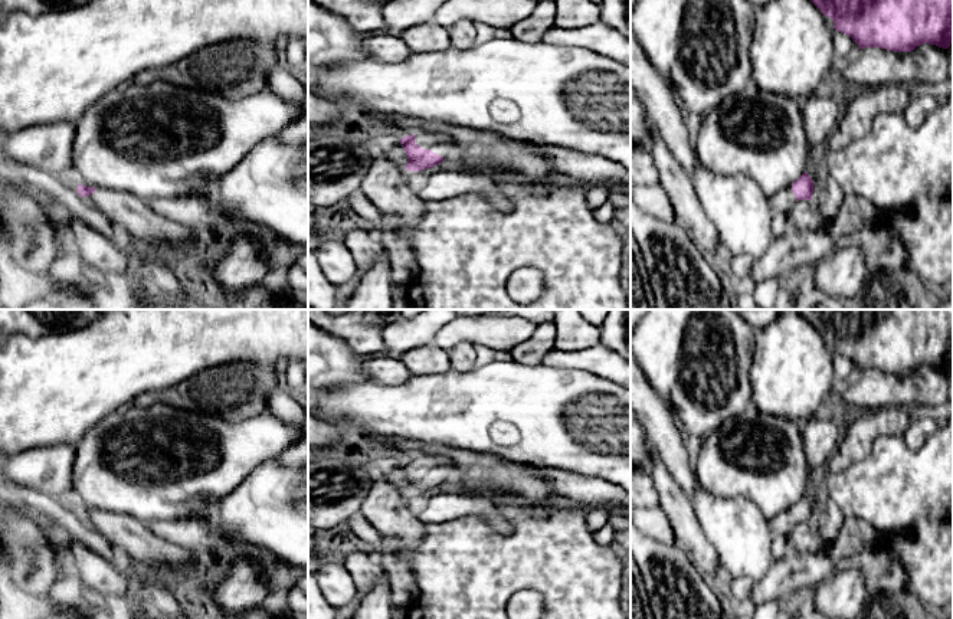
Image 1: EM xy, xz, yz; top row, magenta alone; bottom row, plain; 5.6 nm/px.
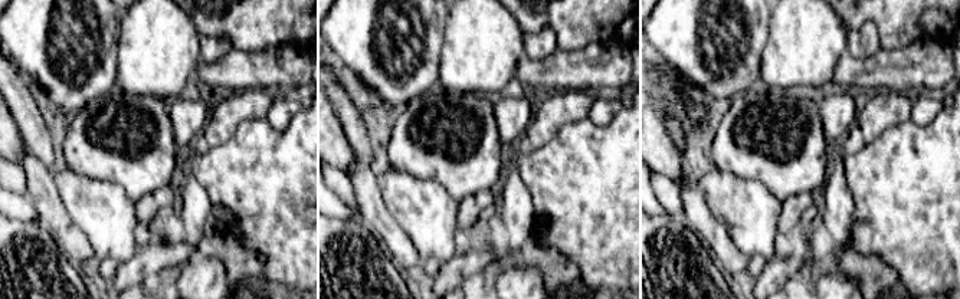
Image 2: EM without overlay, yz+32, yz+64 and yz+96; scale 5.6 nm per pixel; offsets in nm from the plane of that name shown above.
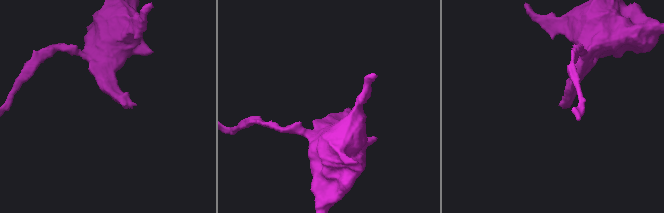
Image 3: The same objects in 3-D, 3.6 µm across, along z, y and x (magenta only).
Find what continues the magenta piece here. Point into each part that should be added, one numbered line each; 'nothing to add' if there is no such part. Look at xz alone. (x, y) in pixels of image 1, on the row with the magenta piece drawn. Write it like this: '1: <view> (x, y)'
1: xz (442, 146)

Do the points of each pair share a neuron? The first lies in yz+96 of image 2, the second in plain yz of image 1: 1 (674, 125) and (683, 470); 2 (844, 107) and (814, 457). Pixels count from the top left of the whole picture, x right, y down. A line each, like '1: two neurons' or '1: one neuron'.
1: one neuron
2: one neuron

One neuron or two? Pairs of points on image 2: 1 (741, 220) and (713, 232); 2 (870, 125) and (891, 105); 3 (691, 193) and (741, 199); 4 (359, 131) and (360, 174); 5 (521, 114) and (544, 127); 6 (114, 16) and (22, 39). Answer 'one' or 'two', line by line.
1: two
2: one
3: two
4: two
5: two
6: one

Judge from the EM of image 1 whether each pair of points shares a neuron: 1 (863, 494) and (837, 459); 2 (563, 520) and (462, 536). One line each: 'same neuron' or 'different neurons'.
1: different neurons
2: same neuron

